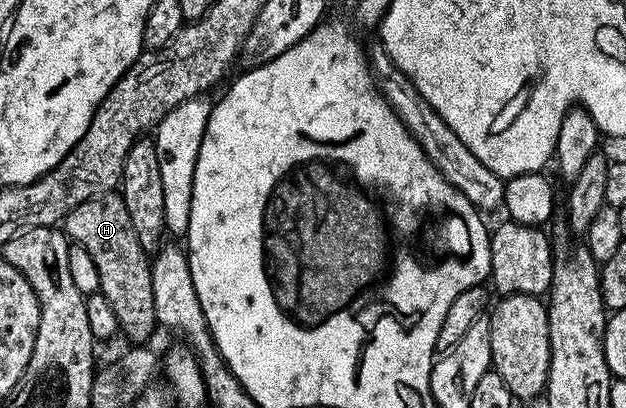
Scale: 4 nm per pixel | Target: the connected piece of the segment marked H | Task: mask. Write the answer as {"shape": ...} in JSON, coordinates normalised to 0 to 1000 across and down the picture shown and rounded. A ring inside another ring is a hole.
{"shape":[[[187,468],[128,495],[104,534],[102,566],[120,600],[141,618],[158,674],[157,713],[173,735],[188,792],[187,811],[201,821],[209,846],[227,848],[254,801],[249,730],[243,730],[241,630],[224,603],[211,534]]]}

